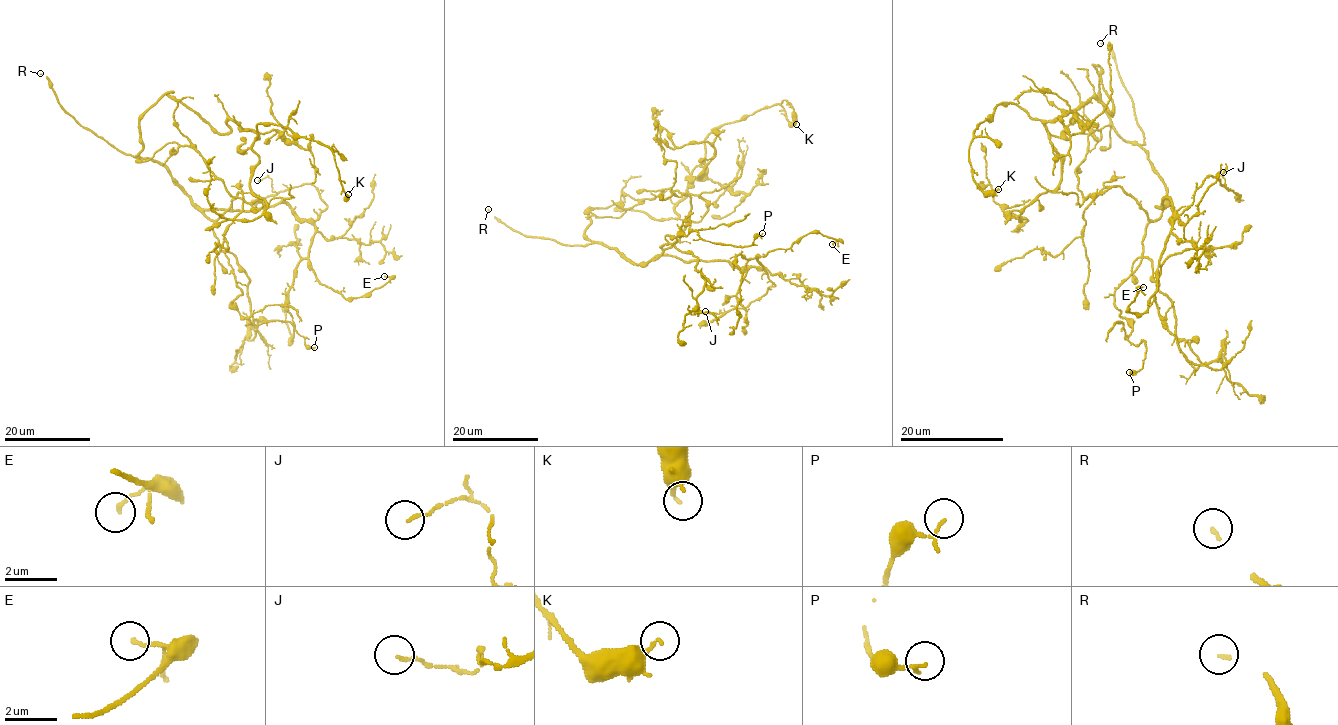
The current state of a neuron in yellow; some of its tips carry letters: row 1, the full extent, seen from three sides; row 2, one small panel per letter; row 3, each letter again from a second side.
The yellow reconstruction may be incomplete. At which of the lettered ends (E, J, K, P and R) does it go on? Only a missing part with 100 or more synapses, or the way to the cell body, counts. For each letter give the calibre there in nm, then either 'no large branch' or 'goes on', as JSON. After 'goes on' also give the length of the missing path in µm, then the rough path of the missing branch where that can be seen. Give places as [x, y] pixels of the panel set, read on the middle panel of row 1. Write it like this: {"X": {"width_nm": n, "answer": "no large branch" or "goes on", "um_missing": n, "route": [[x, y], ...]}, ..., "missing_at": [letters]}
{"E": {"width_nm": 130, "answer": "no large branch"}, "J": {"width_nm": 90, "answer": "no large branch"}, "K": {"width_nm": 130, "answer": "no large branch"}, "P": {"width_nm": 80, "answer": "no large branch"}, "R": {"width_nm": 90, "answer": "goes on", "um_missing": 30}, "missing_at": ["R"]}

